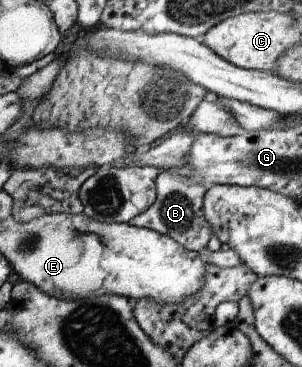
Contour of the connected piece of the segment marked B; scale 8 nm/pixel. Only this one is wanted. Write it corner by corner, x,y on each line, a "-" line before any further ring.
168,170
163,172
156,180
156,188
158,195
153,206
137,218
133,218
131,224
138,227
147,227
174,238
185,248
200,252
207,264
213,263
221,268
235,268
242,263
239,254
231,248
223,246
219,251
207,249
207,242
214,235
204,211
204,198
207,187
191,182
187,175
180,170

